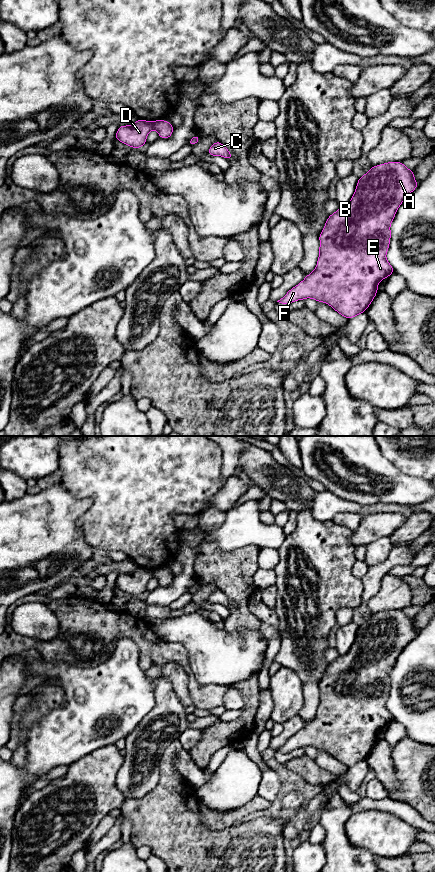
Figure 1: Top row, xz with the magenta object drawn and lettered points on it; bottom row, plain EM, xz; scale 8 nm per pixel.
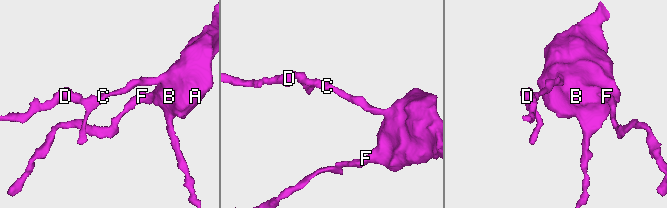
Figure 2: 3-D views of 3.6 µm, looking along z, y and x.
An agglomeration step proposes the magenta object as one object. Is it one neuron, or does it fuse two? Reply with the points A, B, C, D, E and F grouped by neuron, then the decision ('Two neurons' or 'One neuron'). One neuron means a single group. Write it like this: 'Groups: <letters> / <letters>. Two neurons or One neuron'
Groups: A B C E F / D. Two neurons

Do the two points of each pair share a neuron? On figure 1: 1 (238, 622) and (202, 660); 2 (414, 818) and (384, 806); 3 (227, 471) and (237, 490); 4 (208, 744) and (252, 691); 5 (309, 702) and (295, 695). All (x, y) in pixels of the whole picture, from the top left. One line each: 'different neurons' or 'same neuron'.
1: different neurons
2: same neuron
3: different neurons
4: same neuron
5: different neurons

